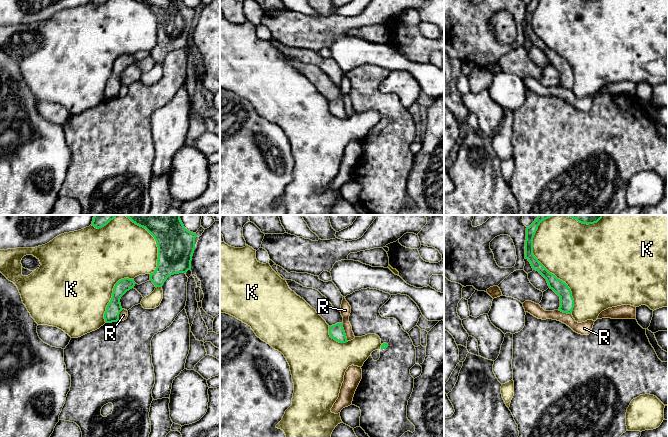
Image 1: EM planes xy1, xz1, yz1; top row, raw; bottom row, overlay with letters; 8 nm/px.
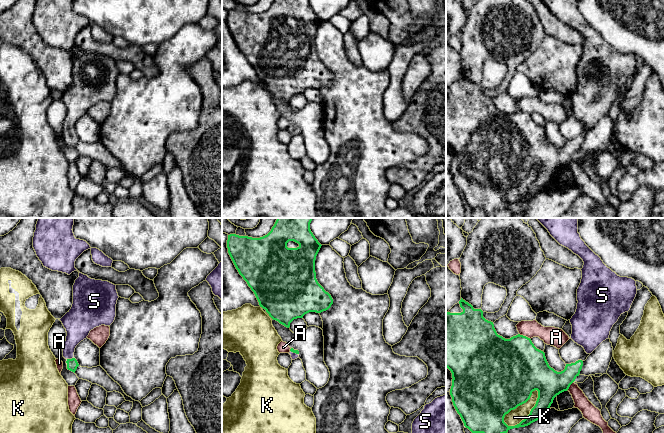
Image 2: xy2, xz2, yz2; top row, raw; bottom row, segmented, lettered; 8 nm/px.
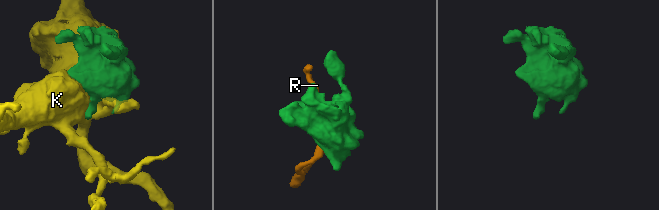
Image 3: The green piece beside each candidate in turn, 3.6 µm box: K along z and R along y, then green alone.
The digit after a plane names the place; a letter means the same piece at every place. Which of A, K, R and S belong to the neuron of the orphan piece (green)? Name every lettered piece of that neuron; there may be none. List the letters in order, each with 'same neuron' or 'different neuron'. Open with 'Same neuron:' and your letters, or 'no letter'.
Same neuron: S
A: different neuron
K: different neuron
R: different neuron
S: same neuron

